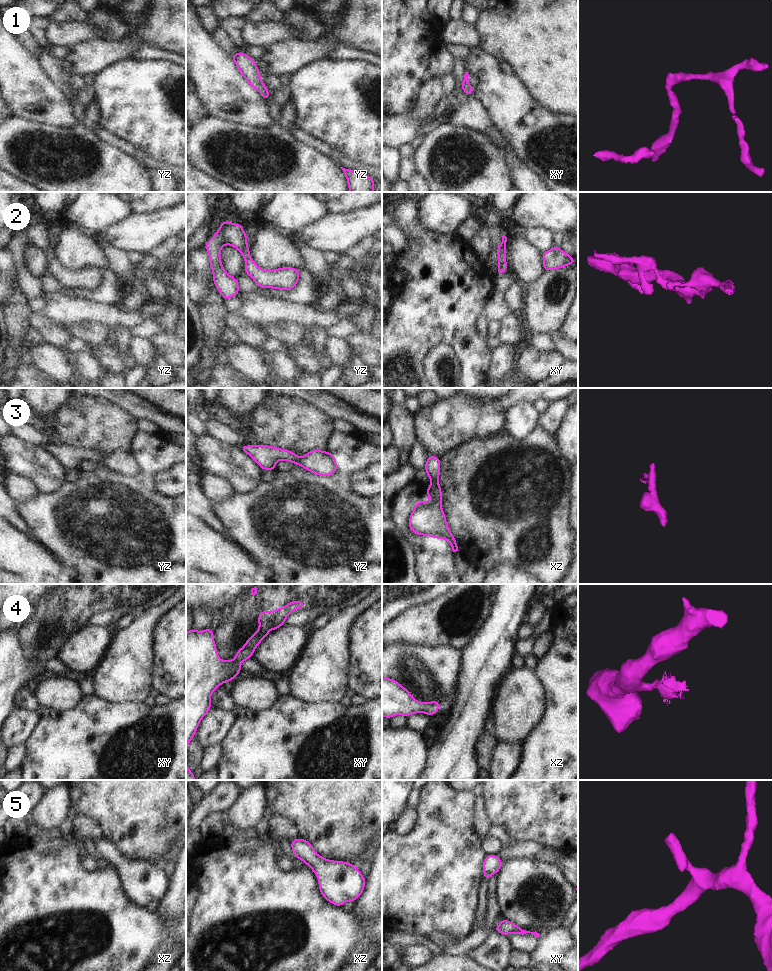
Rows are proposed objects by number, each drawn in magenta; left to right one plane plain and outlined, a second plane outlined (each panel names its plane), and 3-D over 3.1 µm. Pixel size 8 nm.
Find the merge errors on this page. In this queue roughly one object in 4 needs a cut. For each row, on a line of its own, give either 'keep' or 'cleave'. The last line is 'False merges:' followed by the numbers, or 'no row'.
1: keep
2: keep
3: keep
4: cleave
5: keep
False merges: 4

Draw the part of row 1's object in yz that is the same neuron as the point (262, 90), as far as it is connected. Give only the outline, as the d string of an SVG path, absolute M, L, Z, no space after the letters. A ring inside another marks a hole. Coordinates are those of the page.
M237 52L231 57L231 59L239 68L242 76L249 82L249 84L253 88L257 89L262 97L267 101L267 99L270 97L270 94L260 78L260 72L255 64L255 61L243 52Z

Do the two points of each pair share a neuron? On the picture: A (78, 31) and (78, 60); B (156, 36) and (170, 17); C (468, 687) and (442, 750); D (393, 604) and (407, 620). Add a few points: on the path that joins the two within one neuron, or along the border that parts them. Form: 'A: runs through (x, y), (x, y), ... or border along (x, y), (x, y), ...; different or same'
A: border along (98, 39), (81, 41), (68, 48); different
B: runs through (161, 31), (170, 22); same
C: runs through (468, 703), (466, 723), (458, 734); same
D: border along (423, 603), (410, 606), (392, 619); different

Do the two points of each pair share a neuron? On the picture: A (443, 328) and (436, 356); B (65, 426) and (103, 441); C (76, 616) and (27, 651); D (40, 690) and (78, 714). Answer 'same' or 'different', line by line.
A: different
B: same
C: same
D: different

